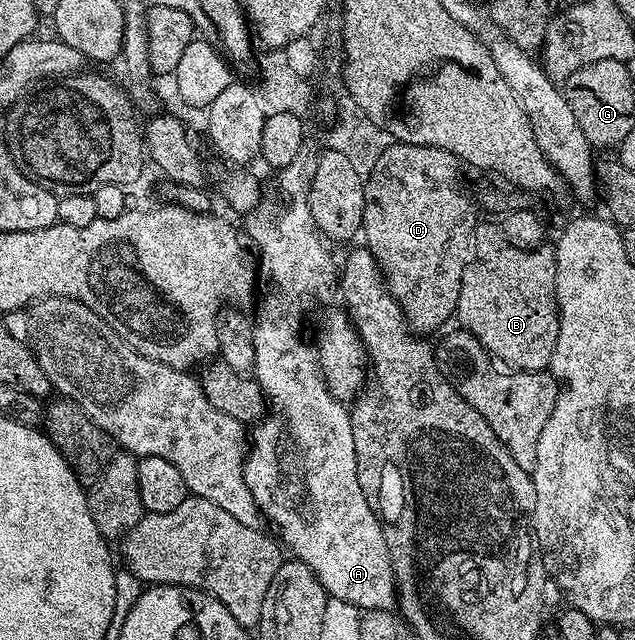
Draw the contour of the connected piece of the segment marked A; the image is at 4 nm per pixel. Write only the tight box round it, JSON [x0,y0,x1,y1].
[243,153,397,612]

